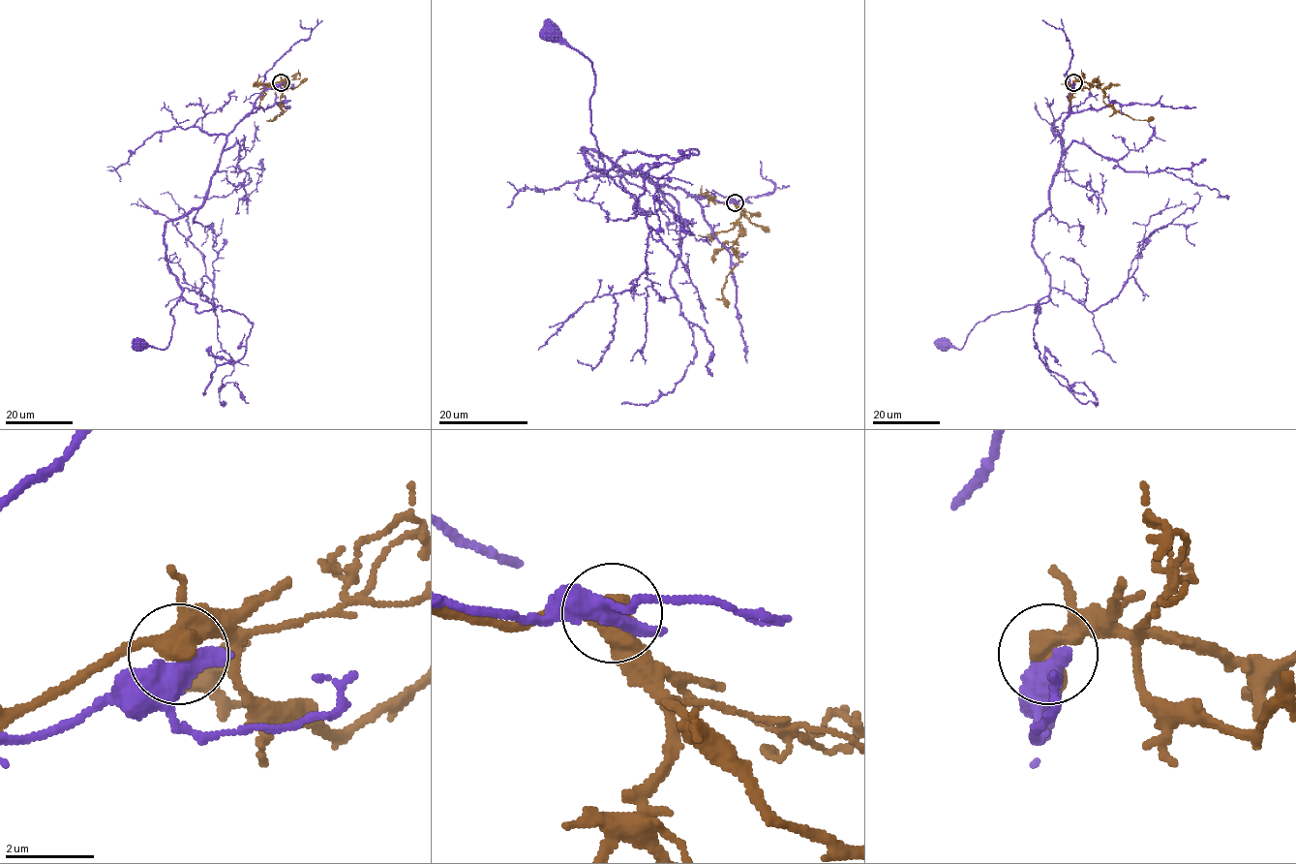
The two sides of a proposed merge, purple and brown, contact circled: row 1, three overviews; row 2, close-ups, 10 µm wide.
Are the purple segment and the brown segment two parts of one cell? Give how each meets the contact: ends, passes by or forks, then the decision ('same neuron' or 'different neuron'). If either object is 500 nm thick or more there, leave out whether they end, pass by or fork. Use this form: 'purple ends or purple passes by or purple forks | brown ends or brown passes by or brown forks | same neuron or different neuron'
different neuron

